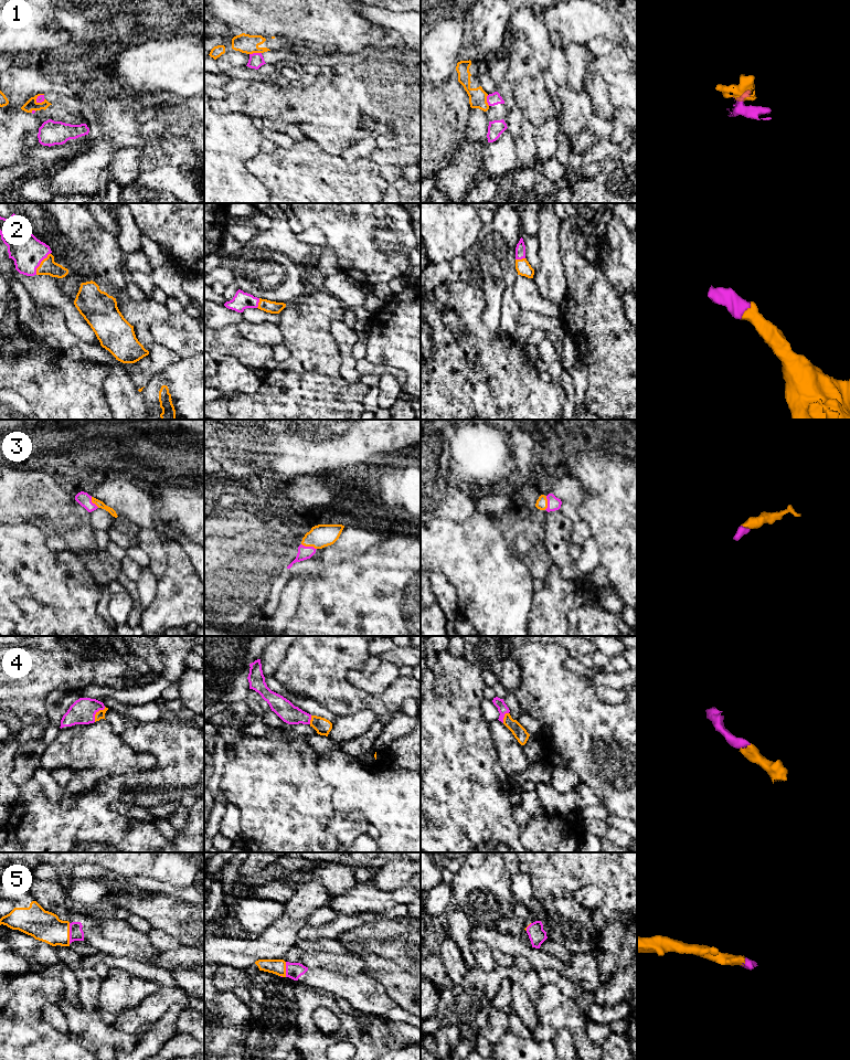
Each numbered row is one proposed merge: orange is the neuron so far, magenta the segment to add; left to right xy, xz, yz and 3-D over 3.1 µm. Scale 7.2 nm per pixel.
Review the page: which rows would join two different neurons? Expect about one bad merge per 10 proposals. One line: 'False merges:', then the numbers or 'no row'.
False merges: 1

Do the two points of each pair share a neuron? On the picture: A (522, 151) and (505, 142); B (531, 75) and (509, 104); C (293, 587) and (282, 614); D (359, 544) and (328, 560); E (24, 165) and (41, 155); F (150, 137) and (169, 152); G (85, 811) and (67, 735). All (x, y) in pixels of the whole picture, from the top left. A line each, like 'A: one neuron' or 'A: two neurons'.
A: two neurons
B: two neurons
C: one neuron
D: one neuron
E: one neuron
F: one neuron
G: two neurons

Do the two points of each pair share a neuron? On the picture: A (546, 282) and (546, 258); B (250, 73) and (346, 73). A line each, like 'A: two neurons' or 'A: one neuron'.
A: one neuron
B: two neurons

